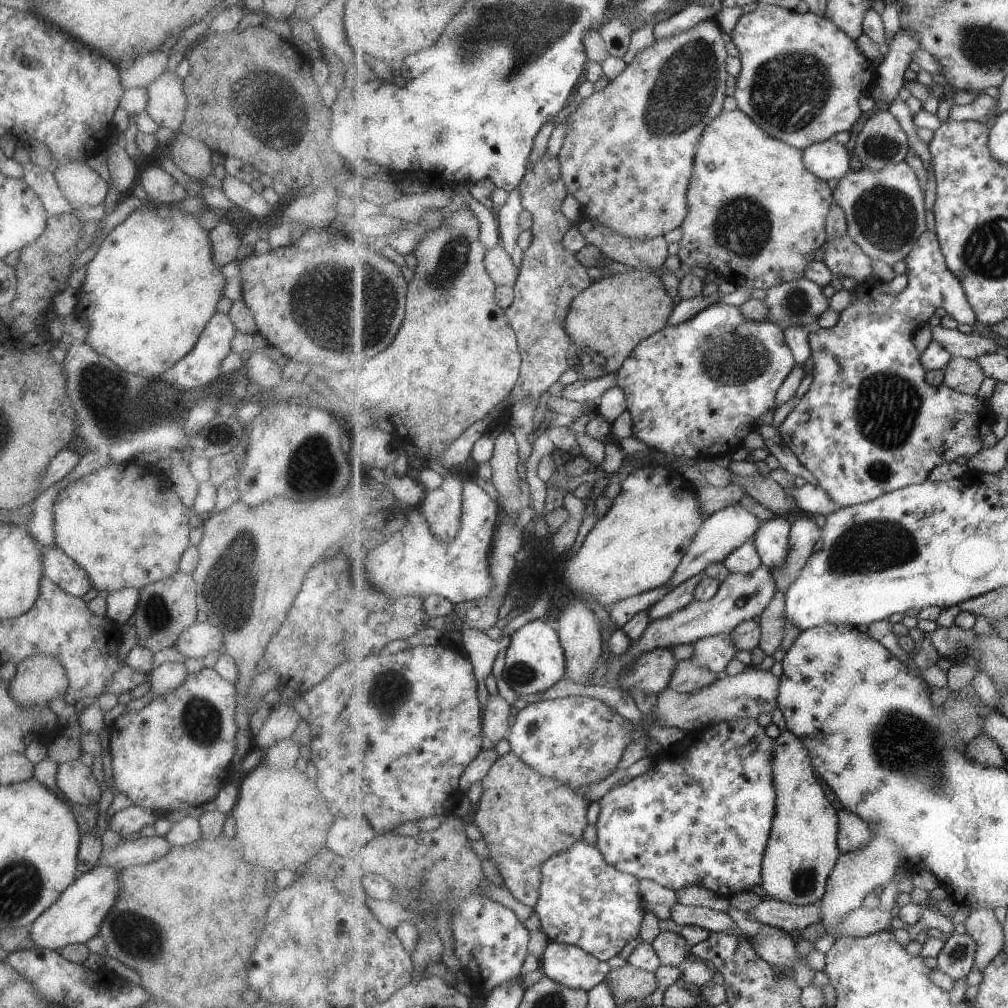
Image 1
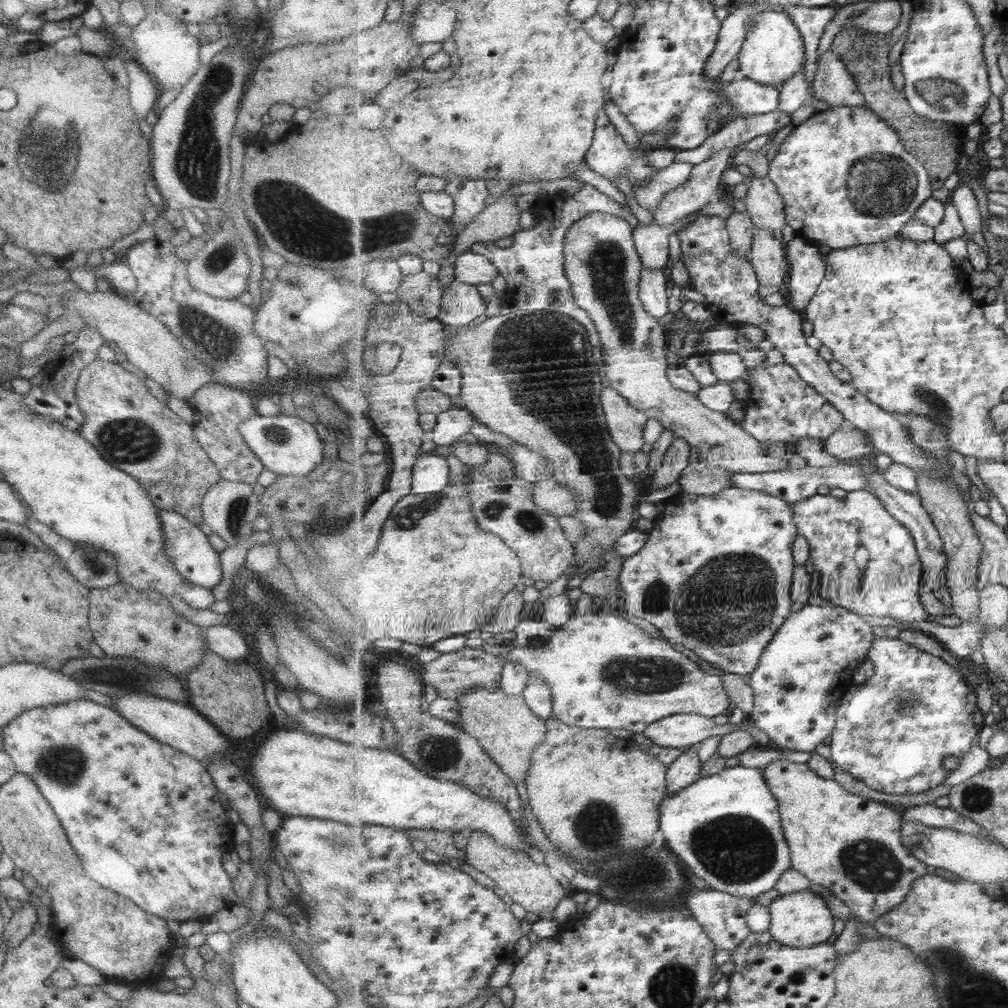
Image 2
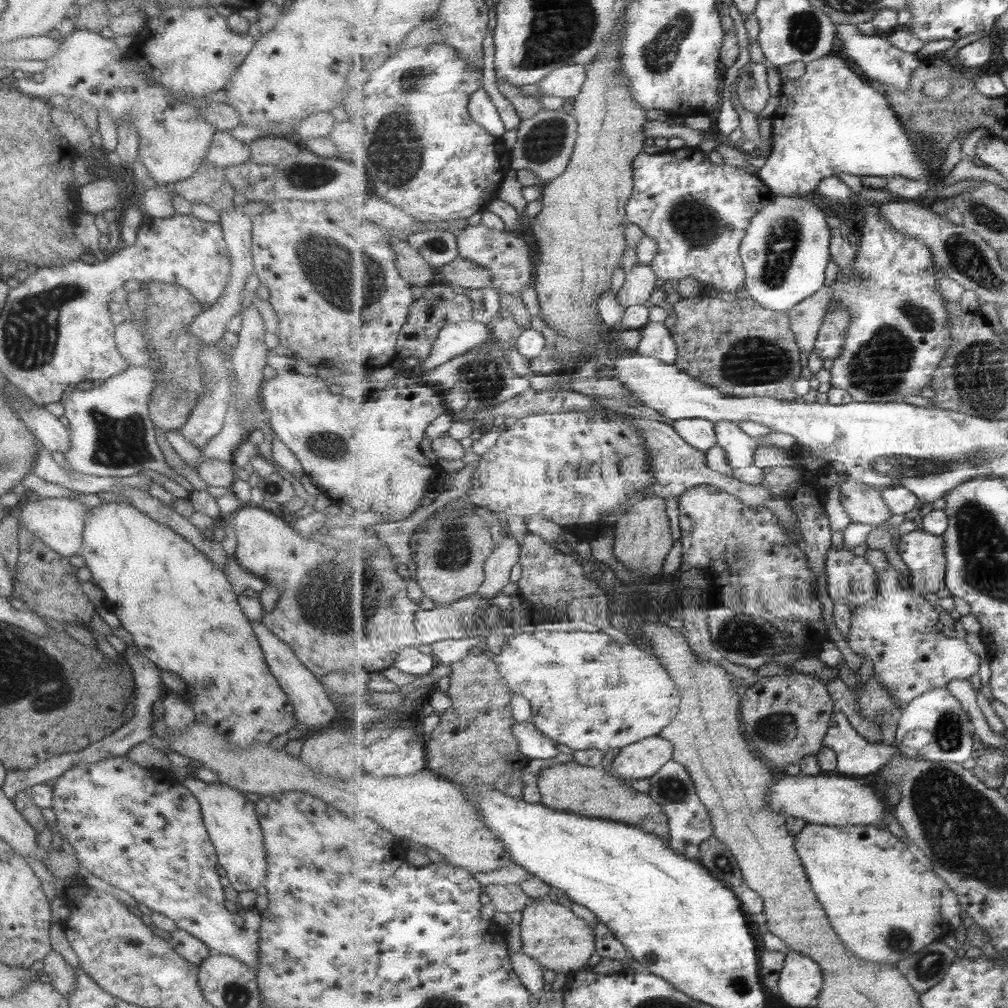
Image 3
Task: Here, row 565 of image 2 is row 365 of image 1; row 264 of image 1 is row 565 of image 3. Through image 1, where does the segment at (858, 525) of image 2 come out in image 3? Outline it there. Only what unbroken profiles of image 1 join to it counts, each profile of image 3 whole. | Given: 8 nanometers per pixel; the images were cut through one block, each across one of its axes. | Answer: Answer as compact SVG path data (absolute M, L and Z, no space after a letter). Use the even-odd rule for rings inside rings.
M915 528L901 541L903 561L911 571L913 588L931 596L931 600L948 593L946 542L943 535L934 535Z

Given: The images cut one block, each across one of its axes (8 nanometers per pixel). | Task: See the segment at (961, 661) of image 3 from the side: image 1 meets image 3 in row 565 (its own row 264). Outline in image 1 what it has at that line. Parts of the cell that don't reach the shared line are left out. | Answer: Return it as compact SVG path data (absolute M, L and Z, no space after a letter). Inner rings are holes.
M904 160L889 164L881 170L862 167L849 170L834 189L834 201L845 210L848 235L872 259L890 266L905 260L915 248L917 240L927 232L925 193L913 168Z

